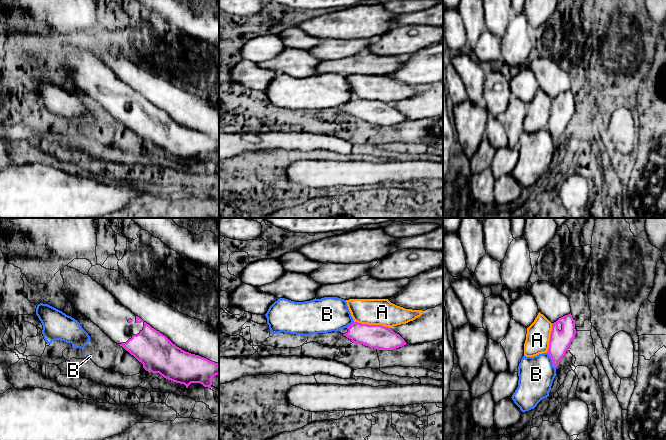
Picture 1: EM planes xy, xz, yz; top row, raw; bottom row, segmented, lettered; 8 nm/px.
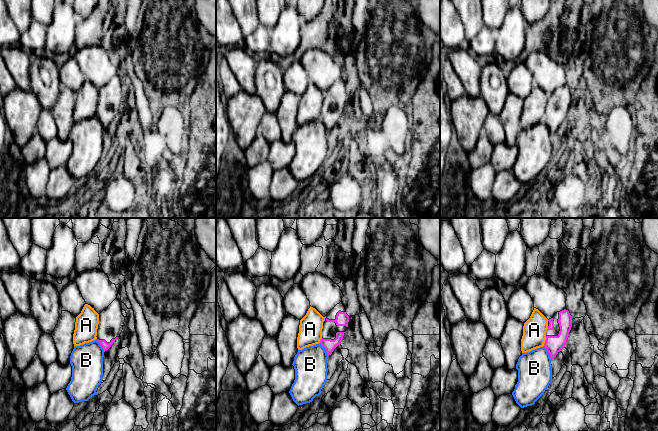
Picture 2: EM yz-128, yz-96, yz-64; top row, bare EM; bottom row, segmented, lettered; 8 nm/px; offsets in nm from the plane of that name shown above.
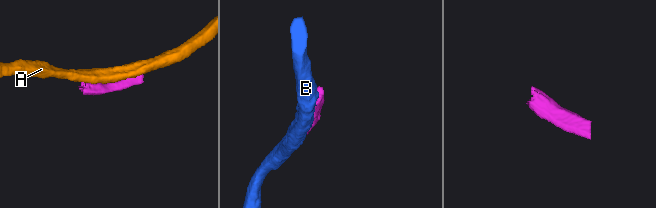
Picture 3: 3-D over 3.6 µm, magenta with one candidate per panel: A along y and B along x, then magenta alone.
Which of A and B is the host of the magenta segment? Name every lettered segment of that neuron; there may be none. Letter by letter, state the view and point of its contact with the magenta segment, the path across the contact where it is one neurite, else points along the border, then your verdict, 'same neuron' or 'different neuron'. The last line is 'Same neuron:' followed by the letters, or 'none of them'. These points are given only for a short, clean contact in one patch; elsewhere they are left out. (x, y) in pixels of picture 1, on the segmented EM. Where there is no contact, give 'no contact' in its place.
A: meets magenta in xz at (372, 325); different neuron
B: meets magenta in yz at (552, 360); different neuron
Same neuron: none of them

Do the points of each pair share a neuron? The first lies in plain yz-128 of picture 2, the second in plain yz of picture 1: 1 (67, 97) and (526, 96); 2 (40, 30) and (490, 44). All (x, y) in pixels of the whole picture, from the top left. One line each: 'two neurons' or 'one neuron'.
1: two neurons
2: one neuron

